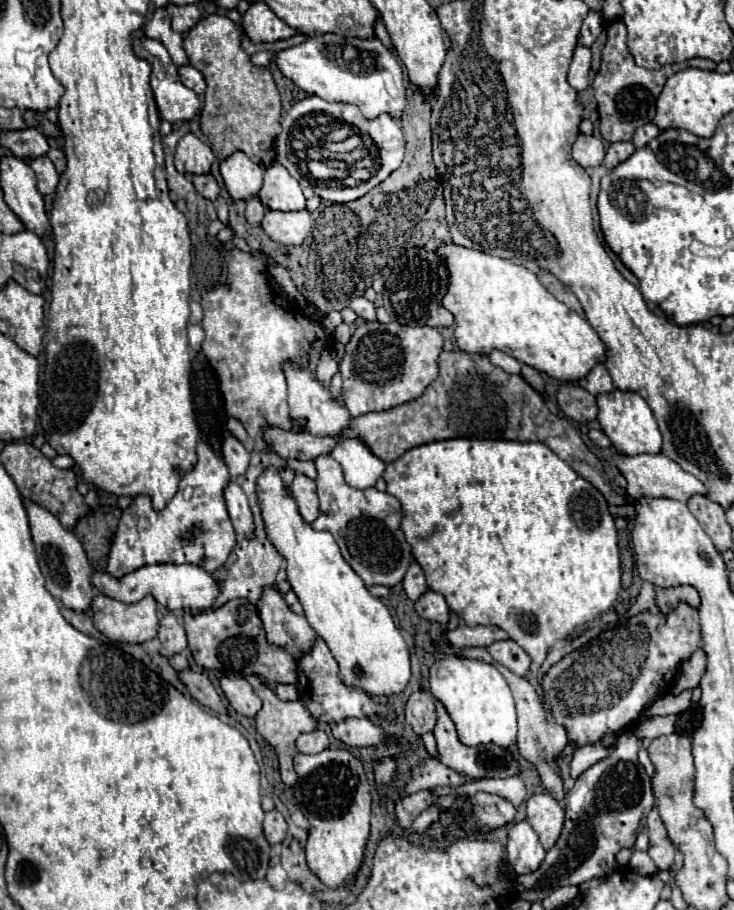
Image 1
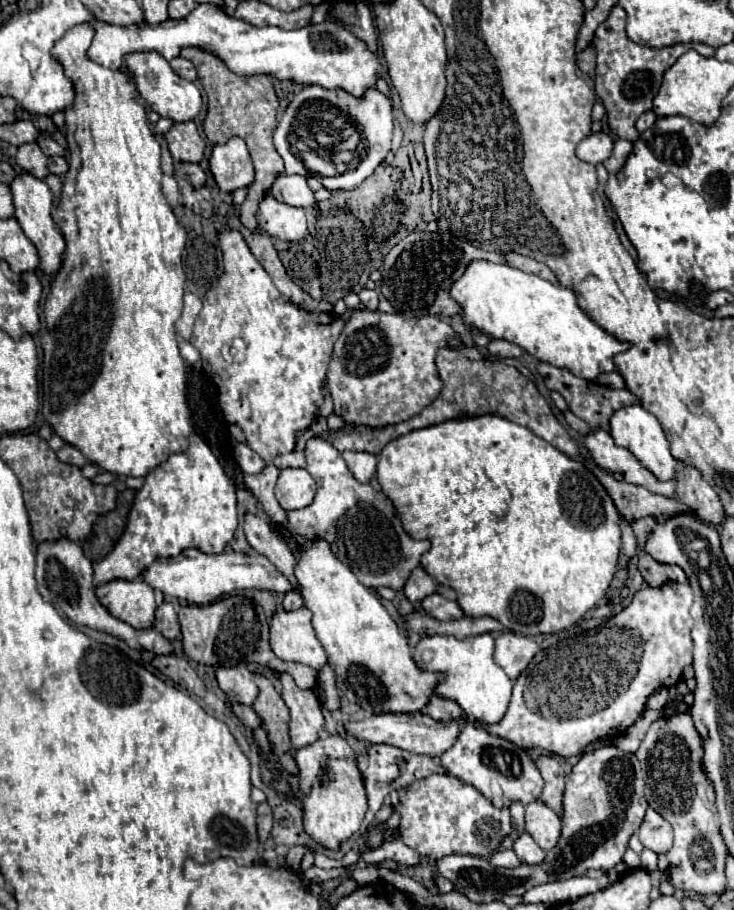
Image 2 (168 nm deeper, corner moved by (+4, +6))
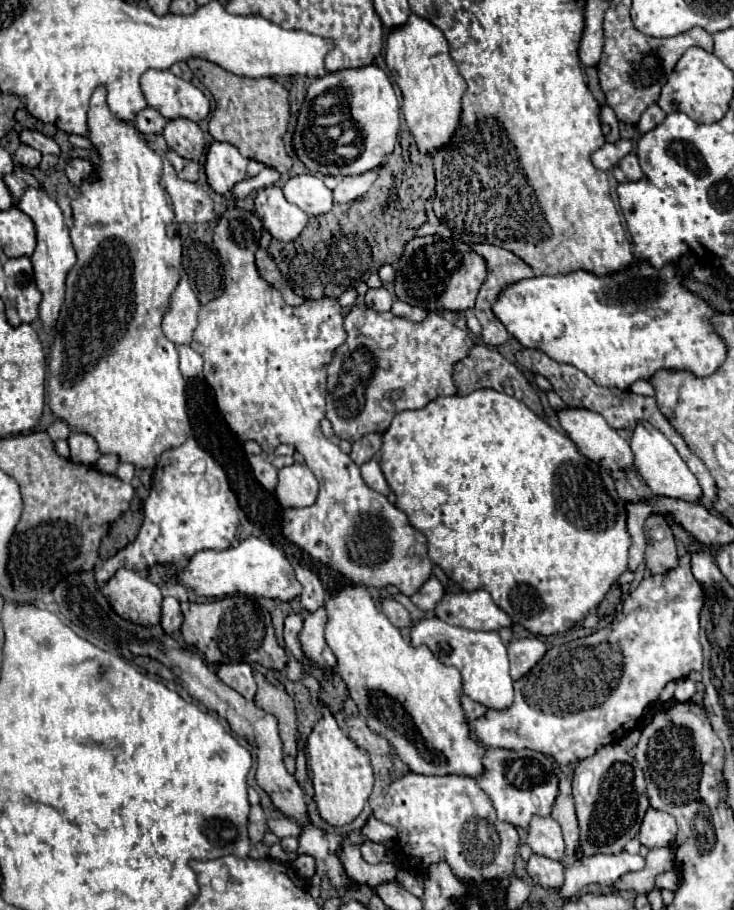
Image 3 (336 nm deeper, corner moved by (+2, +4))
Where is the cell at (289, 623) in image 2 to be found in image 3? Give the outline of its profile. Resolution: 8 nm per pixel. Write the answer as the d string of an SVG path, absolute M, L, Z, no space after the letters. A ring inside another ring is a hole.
M320 607L318 611L310 613L304 621L304 627L300 631L300 643L302 649L306 653L306 657L316 663L318 667L334 667L336 665L336 657L332 653L332 649L328 647L326 639L324 639L324 629L326 629L326 609Z

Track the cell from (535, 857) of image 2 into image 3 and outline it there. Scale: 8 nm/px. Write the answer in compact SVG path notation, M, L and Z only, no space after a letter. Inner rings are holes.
M532 855L528 861L528 875L544 889L560 891L564 885L564 865L560 861L552 861L542 855Z

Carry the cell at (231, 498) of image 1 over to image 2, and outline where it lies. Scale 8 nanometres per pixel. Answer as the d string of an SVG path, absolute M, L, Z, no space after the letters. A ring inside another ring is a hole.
M246 513L244 515L244 535L246 541L250 543L250 547L258 553L258 555L266 555L266 559L270 559L290 581L292 585L298 589L298 583L294 579L294 555L290 553L288 545L270 529L268 521Z

